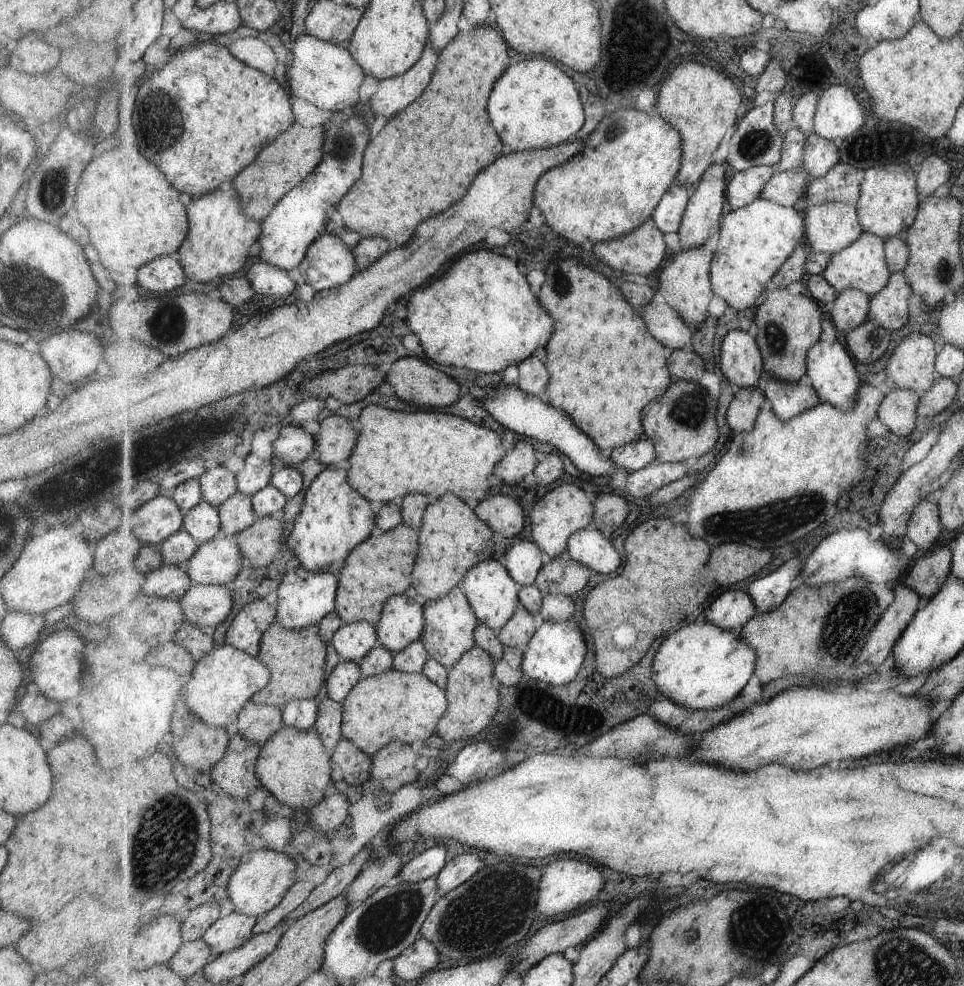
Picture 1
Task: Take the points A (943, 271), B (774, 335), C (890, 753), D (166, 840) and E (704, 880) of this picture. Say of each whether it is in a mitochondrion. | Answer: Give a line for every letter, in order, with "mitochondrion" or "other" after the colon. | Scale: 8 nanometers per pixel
A: mitochondrion
B: mitochondrion
C: other
D: mitochondrion
E: other

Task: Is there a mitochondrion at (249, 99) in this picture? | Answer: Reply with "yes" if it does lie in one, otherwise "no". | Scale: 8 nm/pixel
no

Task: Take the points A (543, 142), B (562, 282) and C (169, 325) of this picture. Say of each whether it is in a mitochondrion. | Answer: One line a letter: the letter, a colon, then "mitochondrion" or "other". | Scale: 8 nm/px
A: other
B: mitochondrion
C: mitochondrion

